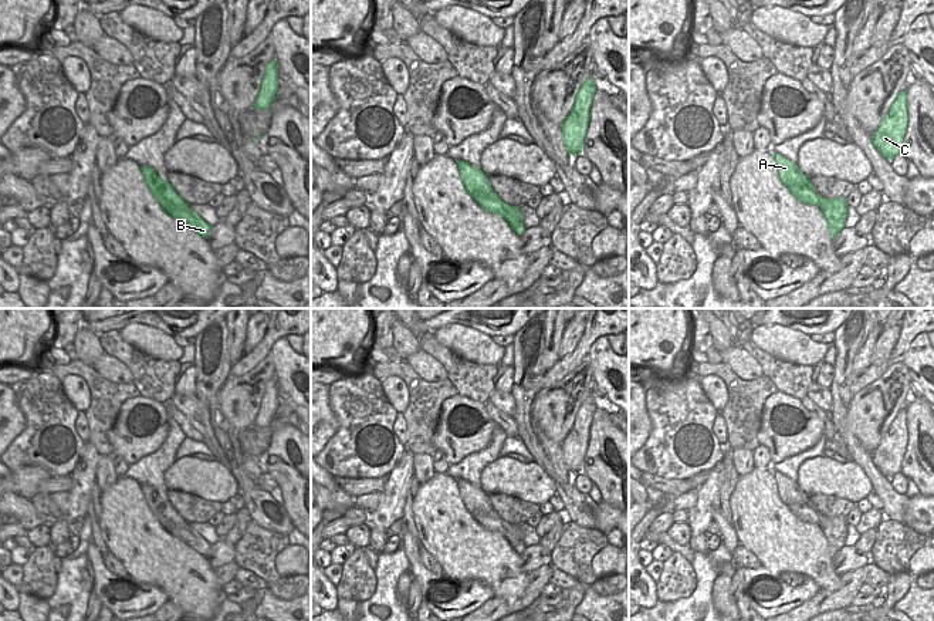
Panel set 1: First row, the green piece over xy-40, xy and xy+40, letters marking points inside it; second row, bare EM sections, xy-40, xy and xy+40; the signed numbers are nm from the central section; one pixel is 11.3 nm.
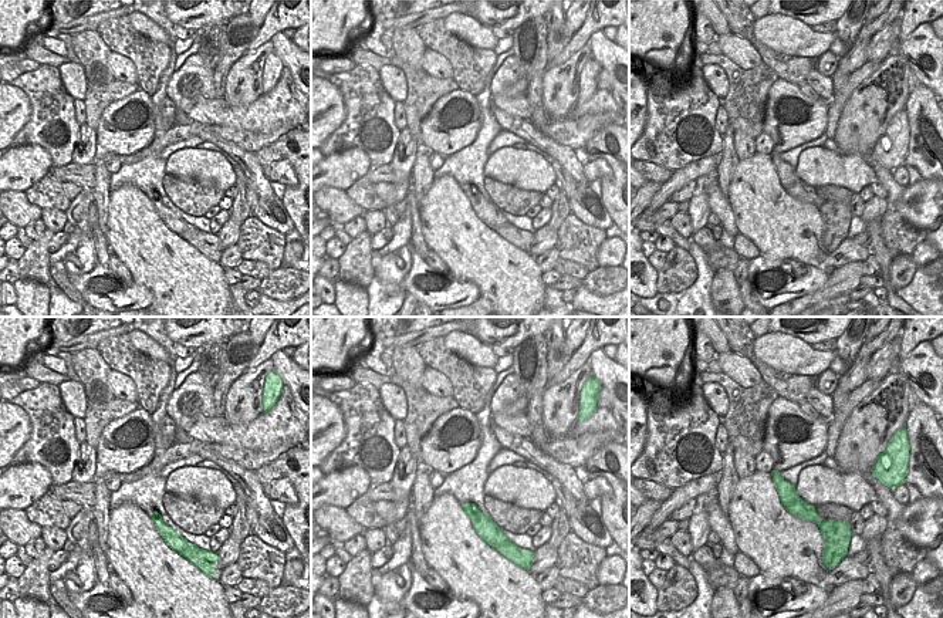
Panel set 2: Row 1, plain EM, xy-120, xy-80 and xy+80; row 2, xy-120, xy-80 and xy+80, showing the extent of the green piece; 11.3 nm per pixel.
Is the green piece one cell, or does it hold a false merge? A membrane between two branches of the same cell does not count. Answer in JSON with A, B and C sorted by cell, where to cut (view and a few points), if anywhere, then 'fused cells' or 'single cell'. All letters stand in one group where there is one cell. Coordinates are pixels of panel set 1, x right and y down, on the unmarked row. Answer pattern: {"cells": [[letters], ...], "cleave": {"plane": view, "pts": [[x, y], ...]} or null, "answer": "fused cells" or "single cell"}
{"cells": [["A", "B"], ["C"]], "cleave": {"plane": "xy", "pts": [[498, 517], [498, 522], [521, 540]]}, "answer": "fused cells"}

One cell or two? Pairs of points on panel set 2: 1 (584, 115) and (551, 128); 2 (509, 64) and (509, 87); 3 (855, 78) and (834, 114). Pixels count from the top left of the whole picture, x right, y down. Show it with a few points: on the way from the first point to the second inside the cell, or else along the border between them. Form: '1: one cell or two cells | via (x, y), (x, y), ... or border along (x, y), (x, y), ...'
1: one cell | via (575, 124), (571, 128), (560, 128)
2: one cell | via (509, 70), (509, 81)
3: one cell | via (849, 87), (837, 105)

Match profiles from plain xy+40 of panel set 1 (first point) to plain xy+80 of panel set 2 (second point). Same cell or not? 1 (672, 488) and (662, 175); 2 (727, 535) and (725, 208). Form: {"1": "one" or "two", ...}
{"1": "one", "2": "one"}

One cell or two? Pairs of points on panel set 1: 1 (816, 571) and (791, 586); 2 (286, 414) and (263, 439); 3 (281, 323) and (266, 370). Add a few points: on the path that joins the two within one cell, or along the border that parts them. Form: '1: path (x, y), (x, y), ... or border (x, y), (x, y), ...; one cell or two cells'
1: border (775, 570), (806, 574), (821, 589); two cells
2: path (280, 419), (266, 434); one cell
3: border (270, 351), (243, 375); two cells

